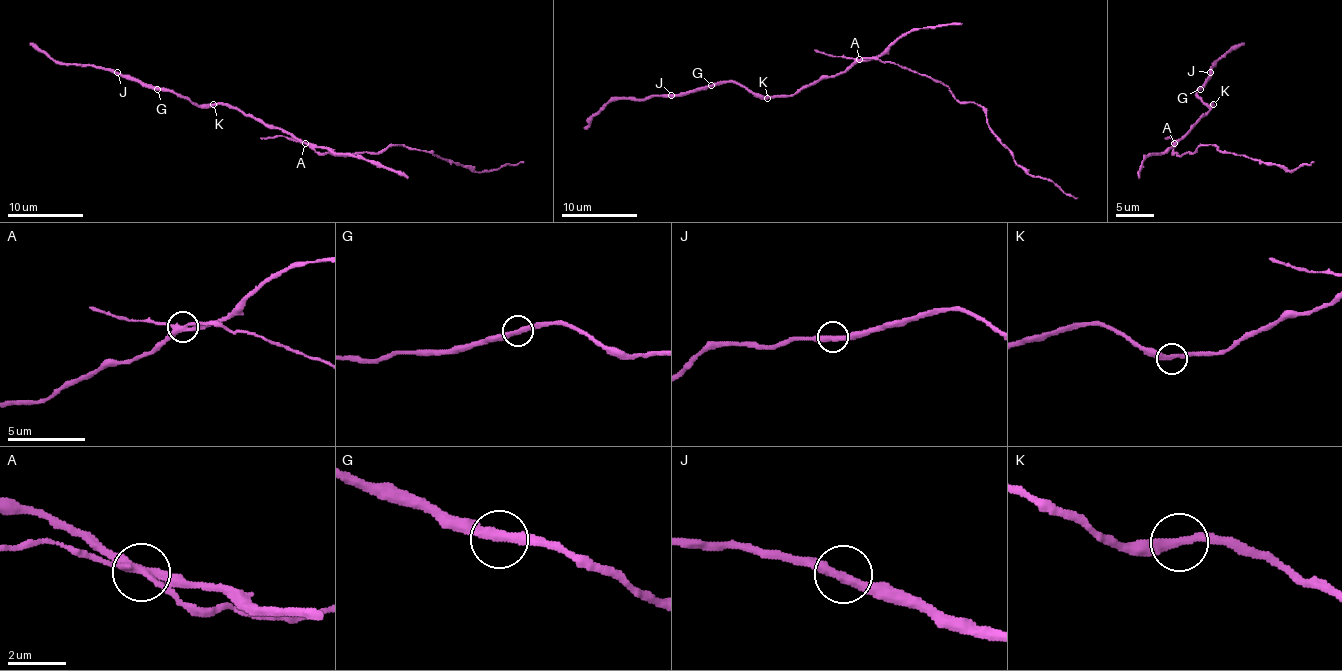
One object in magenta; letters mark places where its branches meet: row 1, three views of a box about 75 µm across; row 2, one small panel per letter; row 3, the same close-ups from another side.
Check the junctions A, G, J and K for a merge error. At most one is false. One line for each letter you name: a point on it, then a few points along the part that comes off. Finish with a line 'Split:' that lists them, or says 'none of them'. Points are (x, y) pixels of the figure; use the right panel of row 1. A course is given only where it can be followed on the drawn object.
A: Place: (1174, 143). Course of the part to remove: (1174, 144), (1178, 155), (1213, 144), (1219, 150), (1281, 165), (1289, 172), (1313, 161)
Split: A

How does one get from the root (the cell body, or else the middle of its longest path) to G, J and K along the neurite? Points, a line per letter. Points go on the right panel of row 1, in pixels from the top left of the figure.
G: (1187, 133), (1211, 104), (1206, 104), (1196, 95), (1200, 89)
J: (1187, 133), (1210, 110), (1211, 104), (1206, 104), (1196, 95), (1210, 78), (1210, 72)
K: (1187, 133), (1213, 104)

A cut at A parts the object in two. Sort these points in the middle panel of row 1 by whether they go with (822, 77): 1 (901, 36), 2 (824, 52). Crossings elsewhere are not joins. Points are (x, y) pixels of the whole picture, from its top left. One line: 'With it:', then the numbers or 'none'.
With it: 1

